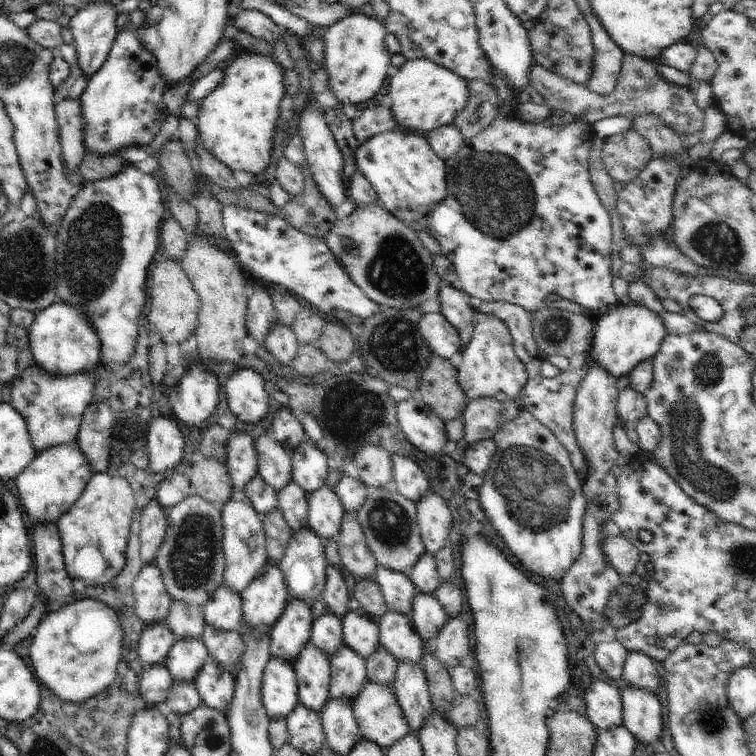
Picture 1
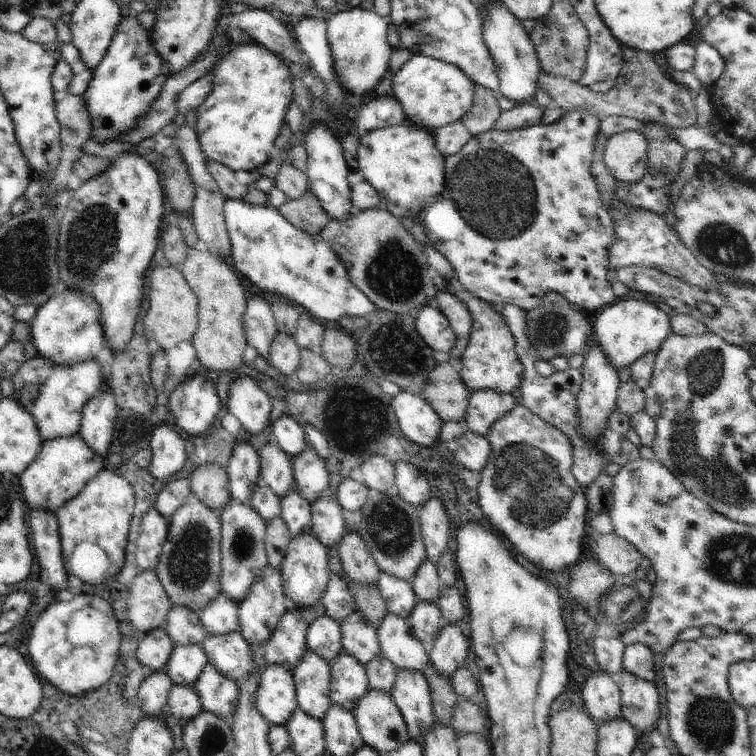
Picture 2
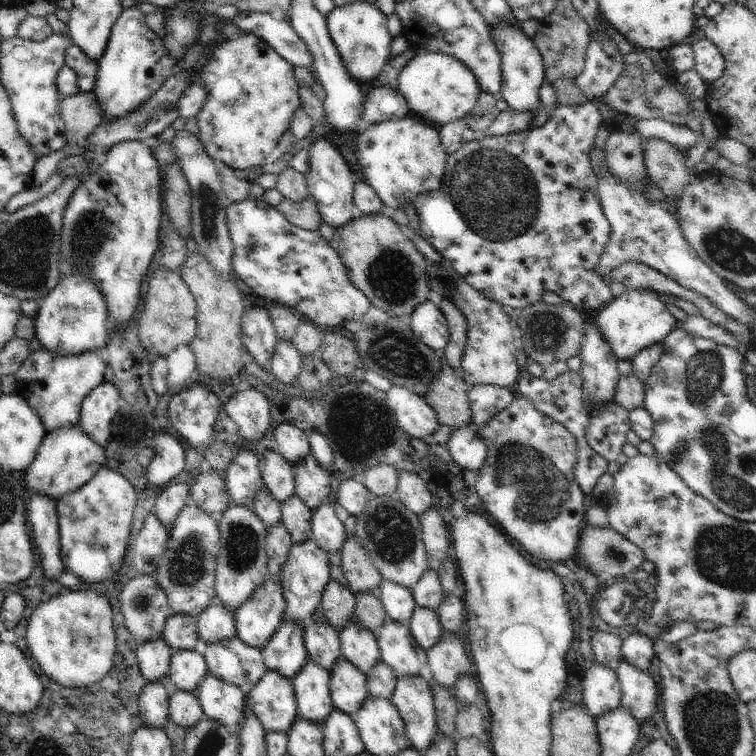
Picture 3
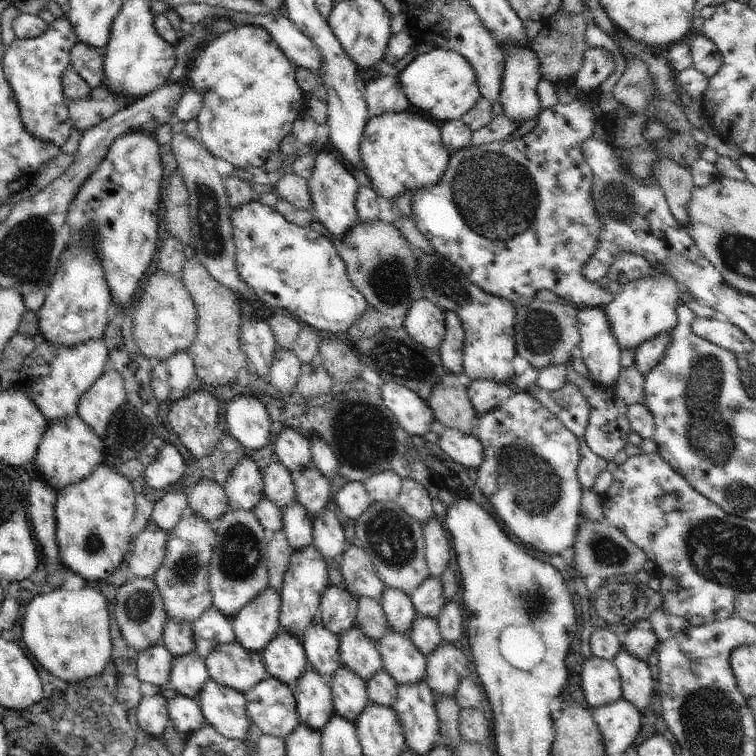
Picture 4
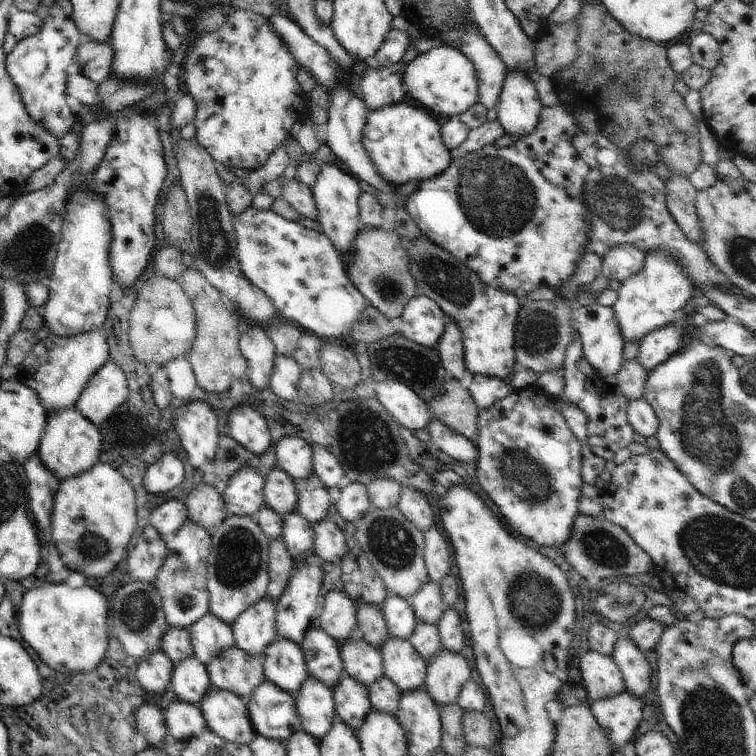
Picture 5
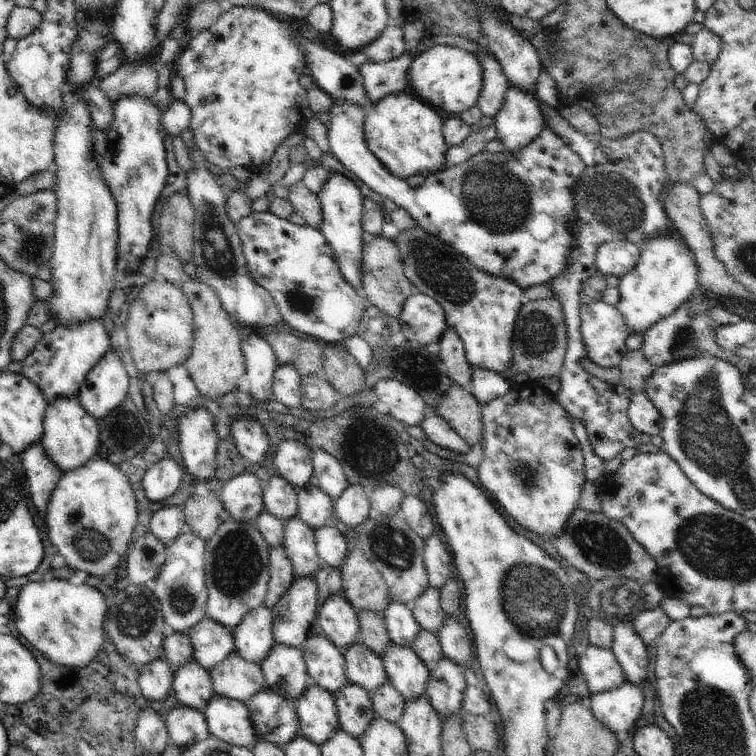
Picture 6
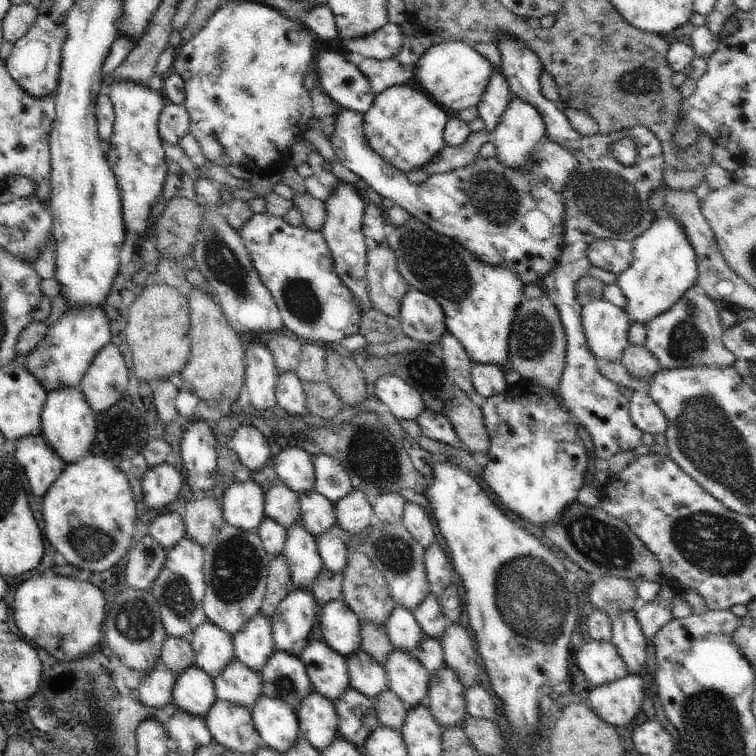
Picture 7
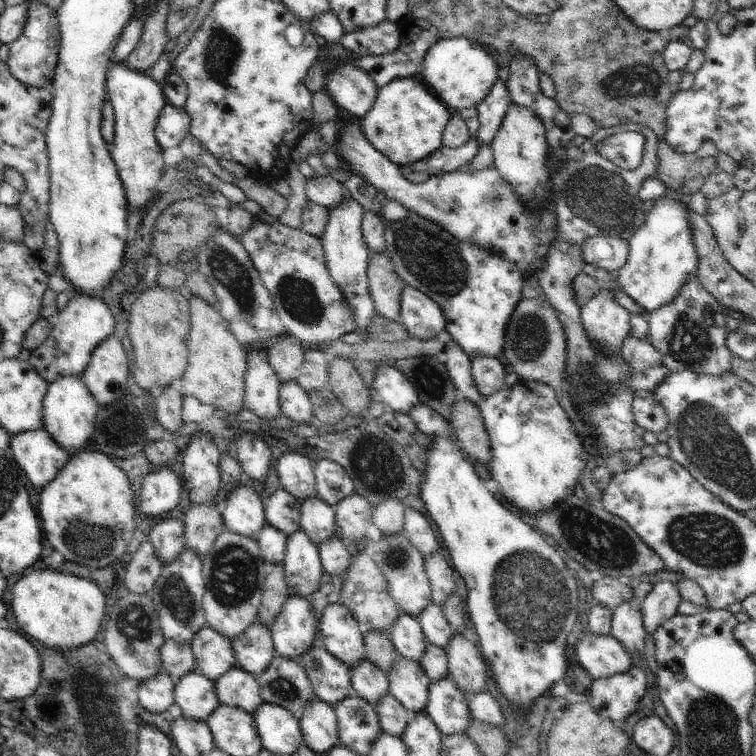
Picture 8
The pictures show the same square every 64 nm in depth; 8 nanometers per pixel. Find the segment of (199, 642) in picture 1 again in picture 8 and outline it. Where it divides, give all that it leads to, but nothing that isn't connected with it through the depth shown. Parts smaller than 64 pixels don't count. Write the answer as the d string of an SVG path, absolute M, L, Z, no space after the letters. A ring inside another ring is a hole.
M193 671L177 680L174 690L175 703L182 709L182 717L188 721L205 722L219 708L216 686L208 678Z

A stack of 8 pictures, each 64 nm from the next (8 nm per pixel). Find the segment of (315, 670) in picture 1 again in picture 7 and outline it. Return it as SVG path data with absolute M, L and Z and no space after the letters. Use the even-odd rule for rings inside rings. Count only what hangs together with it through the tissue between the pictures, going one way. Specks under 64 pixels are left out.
M315 691L303 701L298 718L300 738L320 752L338 736L335 704Z

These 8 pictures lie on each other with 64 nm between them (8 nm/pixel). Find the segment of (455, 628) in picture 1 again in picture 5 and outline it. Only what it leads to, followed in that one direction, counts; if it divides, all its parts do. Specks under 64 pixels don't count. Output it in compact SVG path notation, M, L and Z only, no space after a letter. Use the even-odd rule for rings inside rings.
M444 649L428 662L424 688L438 708L452 705L457 703L471 674L462 654Z

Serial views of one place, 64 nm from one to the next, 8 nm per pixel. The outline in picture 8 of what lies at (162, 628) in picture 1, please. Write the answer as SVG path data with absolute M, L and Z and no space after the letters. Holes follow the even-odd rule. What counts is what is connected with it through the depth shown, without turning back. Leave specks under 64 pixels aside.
M160 671L156 677L140 684L137 693L140 705L152 714L168 711L168 708L175 702L175 684L176 680L164 671Z

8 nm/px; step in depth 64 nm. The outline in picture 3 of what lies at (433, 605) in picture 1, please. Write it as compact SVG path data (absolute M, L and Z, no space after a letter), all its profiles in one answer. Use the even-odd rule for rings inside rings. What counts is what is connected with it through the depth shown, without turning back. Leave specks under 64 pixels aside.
M417 607L408 626L412 637L426 652L432 649L443 636L437 612L428 608Z

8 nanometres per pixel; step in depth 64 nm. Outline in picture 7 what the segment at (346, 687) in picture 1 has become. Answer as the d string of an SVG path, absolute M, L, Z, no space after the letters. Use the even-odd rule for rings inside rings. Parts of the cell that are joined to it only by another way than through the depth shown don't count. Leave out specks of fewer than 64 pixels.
M348 688L334 704L338 736L362 748L372 732L380 726L375 710L376 701Z

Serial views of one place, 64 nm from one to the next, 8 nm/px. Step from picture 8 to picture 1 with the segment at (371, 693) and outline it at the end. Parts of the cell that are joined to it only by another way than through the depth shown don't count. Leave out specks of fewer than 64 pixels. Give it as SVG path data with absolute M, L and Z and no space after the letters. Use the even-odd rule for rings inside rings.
M362 607L342 616L343 644L368 660L379 646L379 623L374 621Z

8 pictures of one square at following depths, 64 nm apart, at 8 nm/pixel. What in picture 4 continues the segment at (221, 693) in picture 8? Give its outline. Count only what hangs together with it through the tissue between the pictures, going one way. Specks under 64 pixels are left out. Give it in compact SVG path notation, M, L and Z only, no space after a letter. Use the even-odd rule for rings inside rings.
M237 641L217 647L205 664L213 682L242 694L248 693L268 677L263 654L249 652Z

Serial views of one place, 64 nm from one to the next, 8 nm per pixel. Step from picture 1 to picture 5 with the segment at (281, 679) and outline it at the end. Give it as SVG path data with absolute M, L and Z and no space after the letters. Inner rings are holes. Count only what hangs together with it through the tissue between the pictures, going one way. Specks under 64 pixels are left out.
M266 681L254 690L248 704L249 718L257 735L280 742L301 730L295 696Z

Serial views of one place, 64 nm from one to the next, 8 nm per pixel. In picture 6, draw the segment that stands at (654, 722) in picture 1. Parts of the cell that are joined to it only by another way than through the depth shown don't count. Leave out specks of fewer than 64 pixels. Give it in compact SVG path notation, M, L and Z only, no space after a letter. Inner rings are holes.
M620 622L613 628L613 646L611 647L614 656L618 660L618 663L623 667L626 679L630 683L635 683L642 688L642 682L646 680L648 674L648 648L644 644L642 638L638 635L638 632L634 629L633 622Z

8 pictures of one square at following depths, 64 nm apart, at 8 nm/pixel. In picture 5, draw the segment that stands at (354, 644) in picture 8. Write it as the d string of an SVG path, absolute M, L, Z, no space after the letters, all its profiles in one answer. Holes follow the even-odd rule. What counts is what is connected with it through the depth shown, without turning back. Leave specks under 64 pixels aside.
M335 590L327 594L318 622L324 633L331 635L340 646L351 638L357 628L357 610L357 605L344 590Z

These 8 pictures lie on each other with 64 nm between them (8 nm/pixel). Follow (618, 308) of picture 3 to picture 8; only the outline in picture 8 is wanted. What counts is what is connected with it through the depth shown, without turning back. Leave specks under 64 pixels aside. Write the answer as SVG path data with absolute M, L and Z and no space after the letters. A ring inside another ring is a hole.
M674 193L662 196L654 204L654 208L646 214L643 226L627 242L628 259L626 265L618 272L616 282L627 296L630 296L639 306L645 309L646 318L654 310L669 304L678 295L688 276L696 271L698 258L693 244L691 224L689 223L691 212L687 209L688 203L687 197Z

